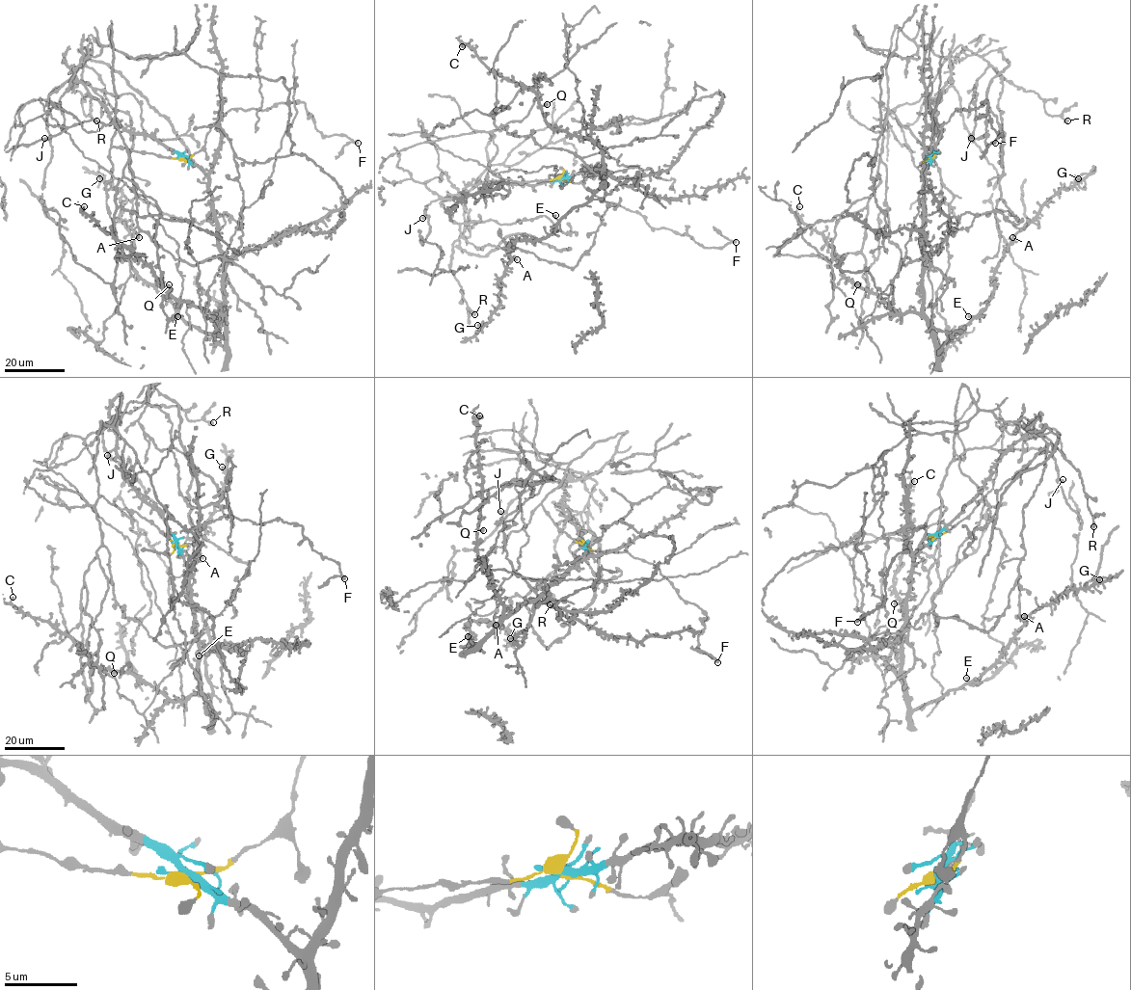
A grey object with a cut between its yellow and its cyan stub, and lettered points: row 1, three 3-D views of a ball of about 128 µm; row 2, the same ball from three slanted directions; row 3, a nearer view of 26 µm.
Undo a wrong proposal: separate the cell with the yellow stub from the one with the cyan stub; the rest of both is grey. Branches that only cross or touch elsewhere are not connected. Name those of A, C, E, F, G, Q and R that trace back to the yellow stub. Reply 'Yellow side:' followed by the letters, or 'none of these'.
Yellow side: F, R

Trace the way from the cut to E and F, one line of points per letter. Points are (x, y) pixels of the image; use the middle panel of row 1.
E: (561, 178), (603, 169), (603, 185), (588, 201), (572, 208), (558, 220), (555, 215)
F: (561, 178), (582, 183), (596, 196), (637, 212), (651, 227), (686, 233), (703, 247), (724, 247), (736, 242)

